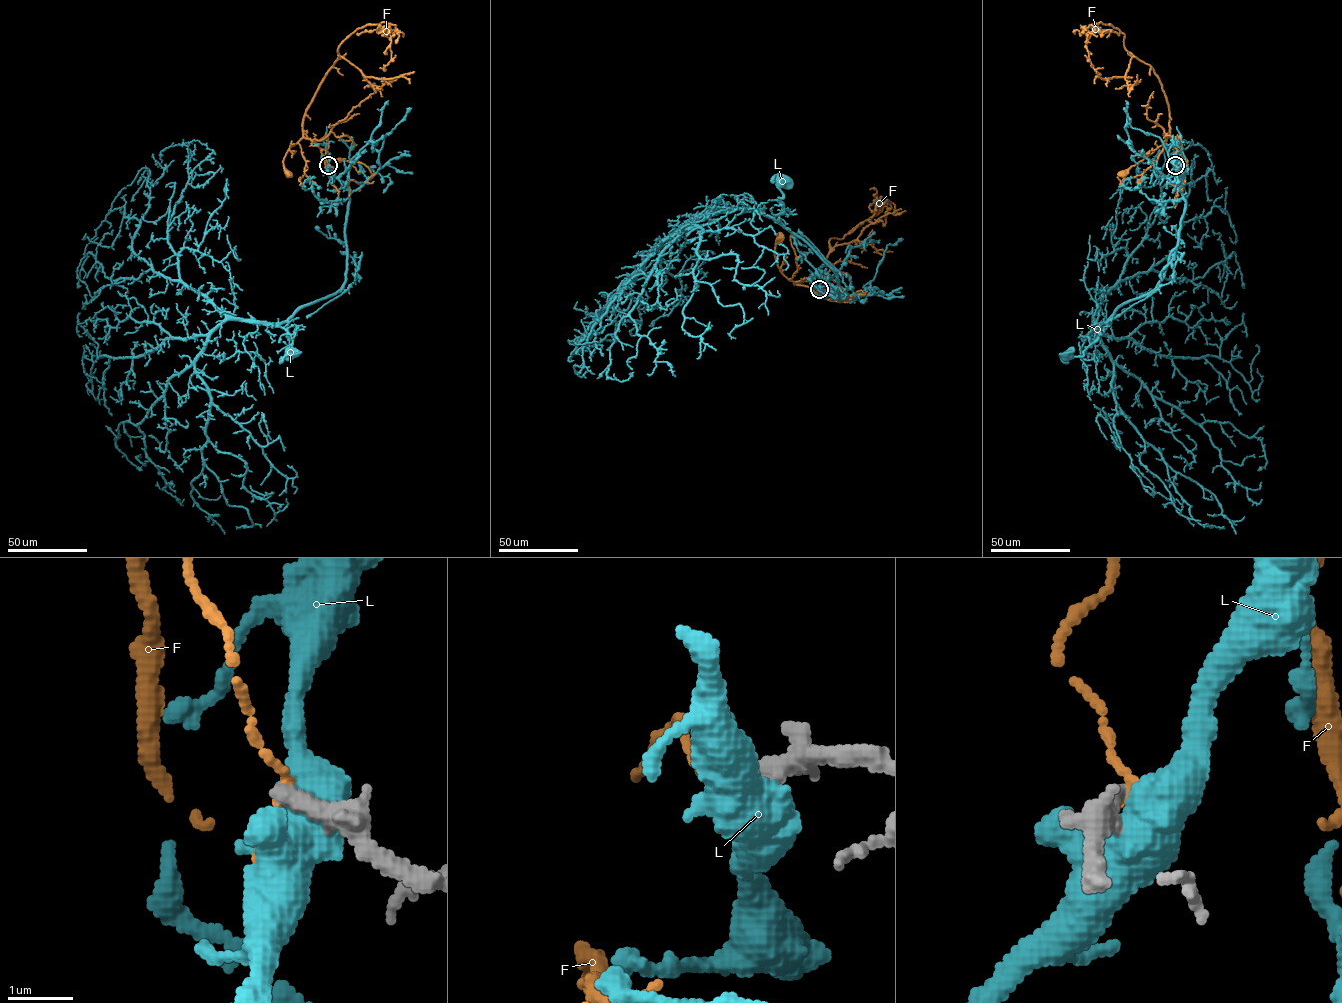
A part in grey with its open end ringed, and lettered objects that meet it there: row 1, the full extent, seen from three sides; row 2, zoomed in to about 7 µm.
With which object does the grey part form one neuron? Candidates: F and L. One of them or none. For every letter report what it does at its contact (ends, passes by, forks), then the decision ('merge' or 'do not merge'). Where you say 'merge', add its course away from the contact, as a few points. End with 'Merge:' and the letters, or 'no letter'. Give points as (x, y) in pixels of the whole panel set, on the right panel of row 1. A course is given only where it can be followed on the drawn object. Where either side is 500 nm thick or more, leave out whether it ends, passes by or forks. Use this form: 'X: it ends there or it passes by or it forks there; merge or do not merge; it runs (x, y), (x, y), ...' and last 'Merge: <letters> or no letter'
F: it ends there; do not merge
L: do not merge
Merge: no letter

